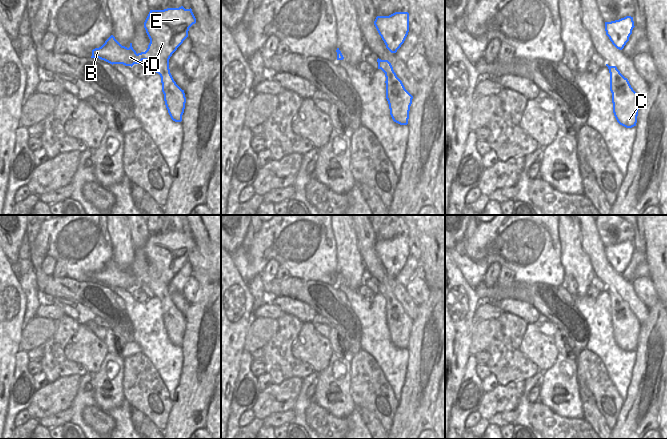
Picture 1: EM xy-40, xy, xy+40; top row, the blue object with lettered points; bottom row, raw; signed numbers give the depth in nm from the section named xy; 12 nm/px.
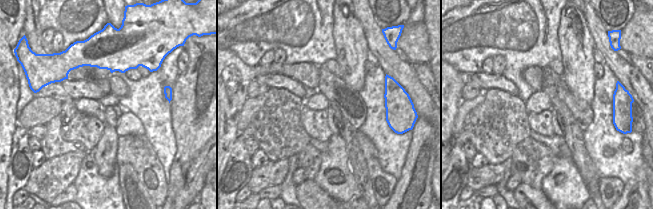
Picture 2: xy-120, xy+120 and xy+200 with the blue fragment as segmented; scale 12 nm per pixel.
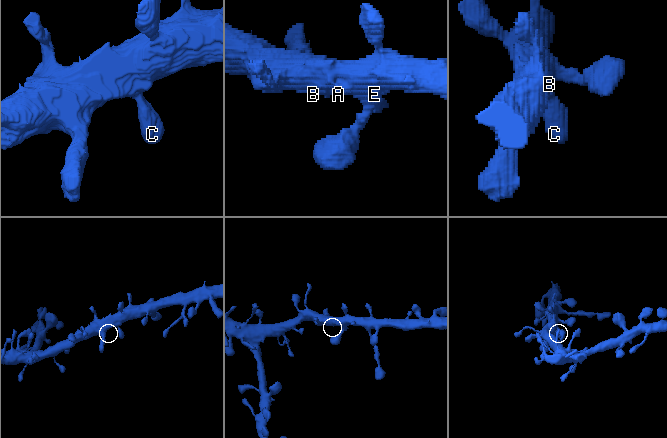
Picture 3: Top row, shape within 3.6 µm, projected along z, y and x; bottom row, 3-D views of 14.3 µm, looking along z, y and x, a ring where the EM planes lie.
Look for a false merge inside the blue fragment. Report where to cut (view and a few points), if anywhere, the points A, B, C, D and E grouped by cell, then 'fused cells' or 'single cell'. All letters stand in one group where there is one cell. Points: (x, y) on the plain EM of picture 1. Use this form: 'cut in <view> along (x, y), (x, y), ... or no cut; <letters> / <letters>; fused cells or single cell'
no cut; A B C D E; single cell

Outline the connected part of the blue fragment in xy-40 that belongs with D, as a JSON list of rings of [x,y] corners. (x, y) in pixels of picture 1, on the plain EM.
[[[183,230],[179,232],[167,232],[164,234],[150,234],[145,246],[144,252],[150,263],[150,267],[145,276],[136,277],[130,267],[130,271],[122,270],[113,259],[111,259],[105,267],[92,274],[91,282],[99,282],[110,288],[123,288],[125,290],[133,290],[134,288],[141,288],[142,284],[146,284],[153,292],[154,296],[161,301],[162,316],[164,318],[164,325],[171,343],[175,346],[182,345],[182,339],[185,333],[186,321],[184,314],[182,314],[174,305],[170,293],[169,283],[177,272],[188,261],[189,252],[196,247],[196,242],[192,233],[185,233]]]

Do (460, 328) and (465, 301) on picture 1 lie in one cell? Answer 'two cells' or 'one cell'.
one cell

